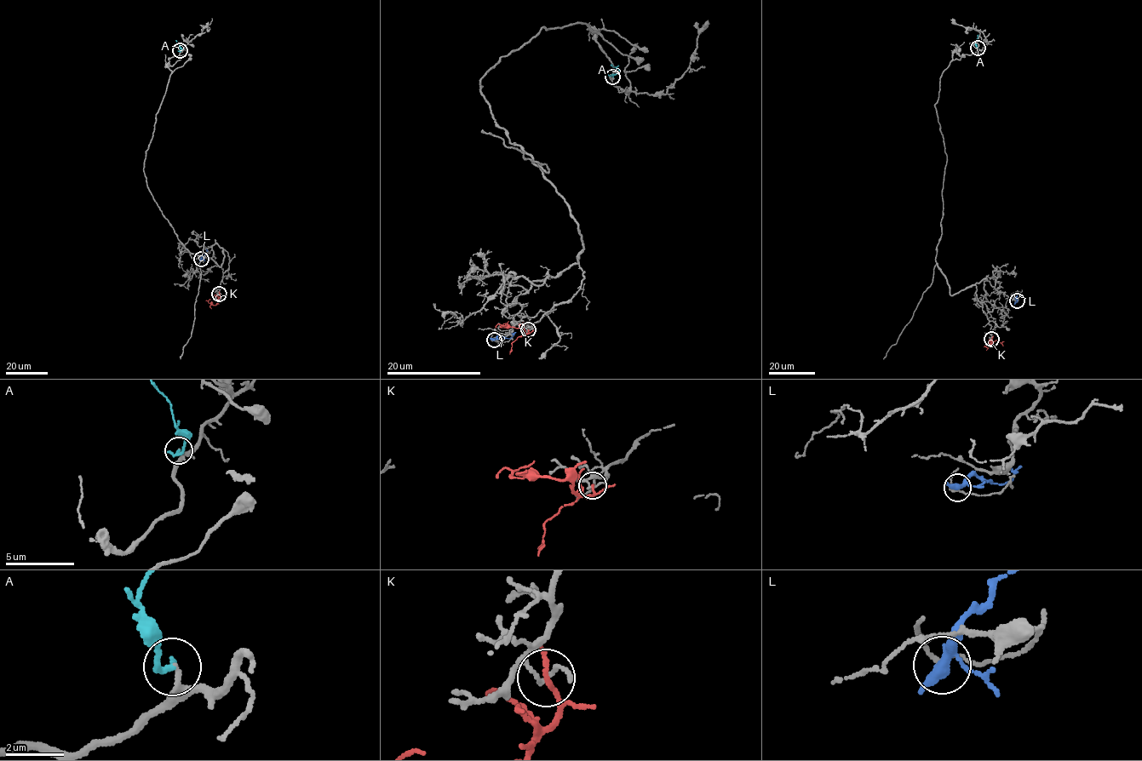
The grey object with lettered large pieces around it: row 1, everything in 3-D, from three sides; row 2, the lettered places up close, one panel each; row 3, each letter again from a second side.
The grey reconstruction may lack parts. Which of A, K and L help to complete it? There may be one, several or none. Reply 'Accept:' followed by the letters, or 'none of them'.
Accept: A

